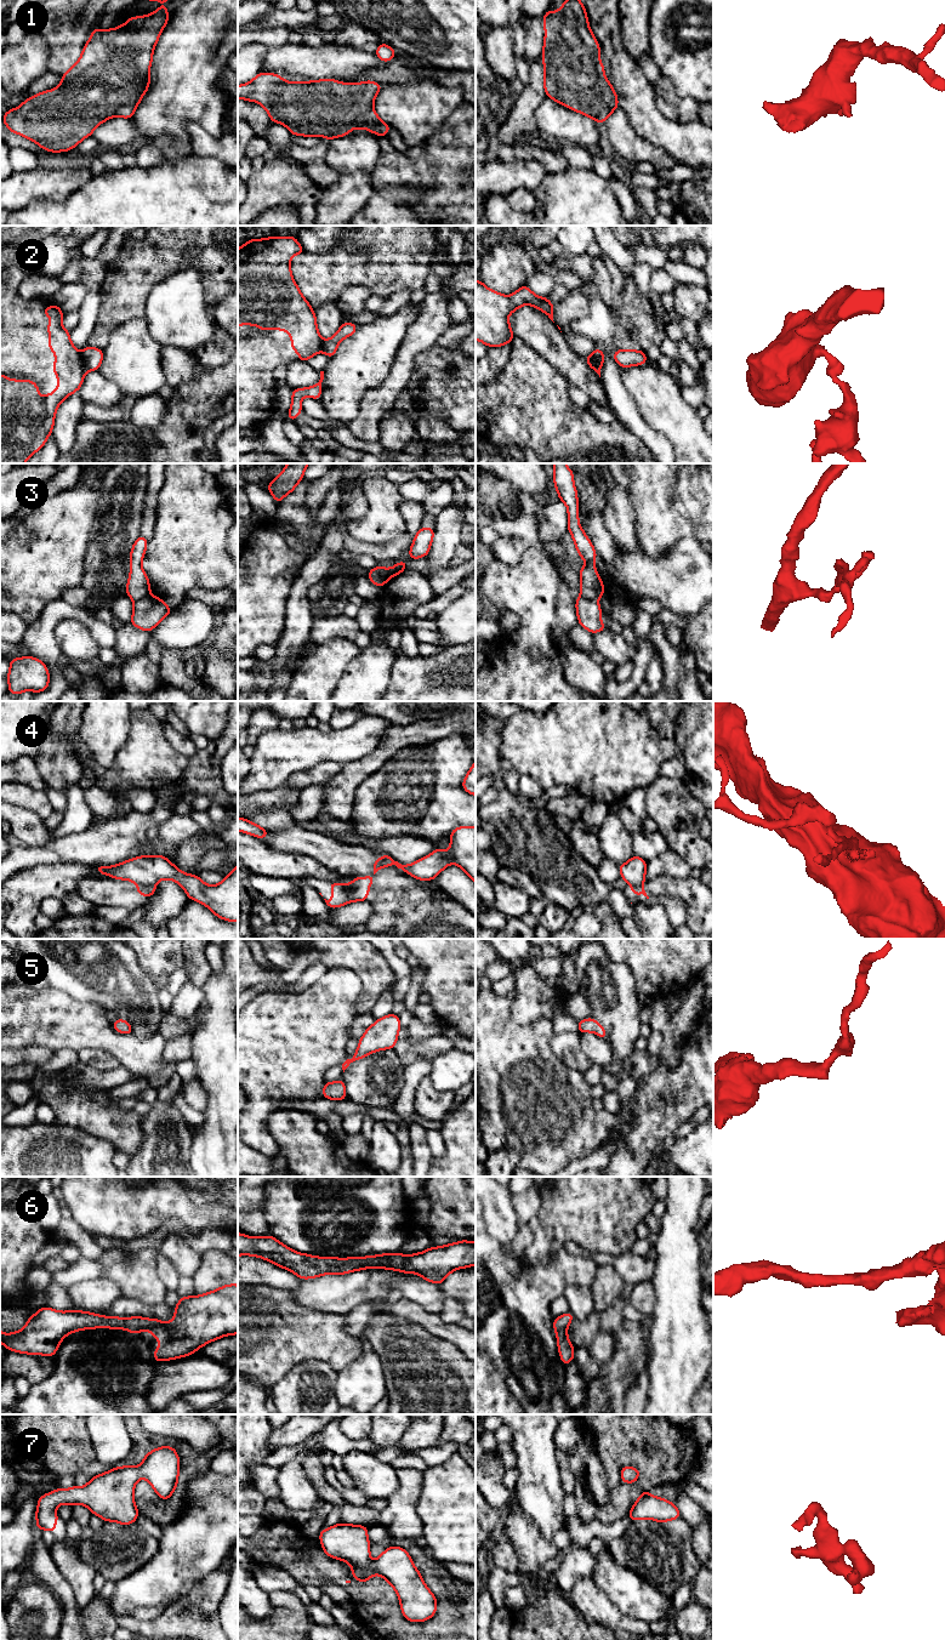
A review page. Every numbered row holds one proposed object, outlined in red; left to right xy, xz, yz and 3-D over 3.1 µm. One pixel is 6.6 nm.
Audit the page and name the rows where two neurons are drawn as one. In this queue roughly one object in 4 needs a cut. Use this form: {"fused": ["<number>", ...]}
{"fused": ["2", "3", "4"]}

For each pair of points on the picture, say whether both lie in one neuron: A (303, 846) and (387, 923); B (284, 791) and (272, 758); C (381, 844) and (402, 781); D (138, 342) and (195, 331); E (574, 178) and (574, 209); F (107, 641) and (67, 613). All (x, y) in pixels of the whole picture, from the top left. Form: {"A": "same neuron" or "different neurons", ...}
{"A": "same neuron", "B": "different neurons", "C": "different neurons", "D": "different neurons", "E": "same neuron", "F": "same neuron"}

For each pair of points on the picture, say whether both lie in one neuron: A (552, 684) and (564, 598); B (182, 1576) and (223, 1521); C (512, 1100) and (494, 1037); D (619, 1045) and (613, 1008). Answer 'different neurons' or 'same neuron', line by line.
A: different neurons
B: same neuron
C: same neuron
D: same neuron

